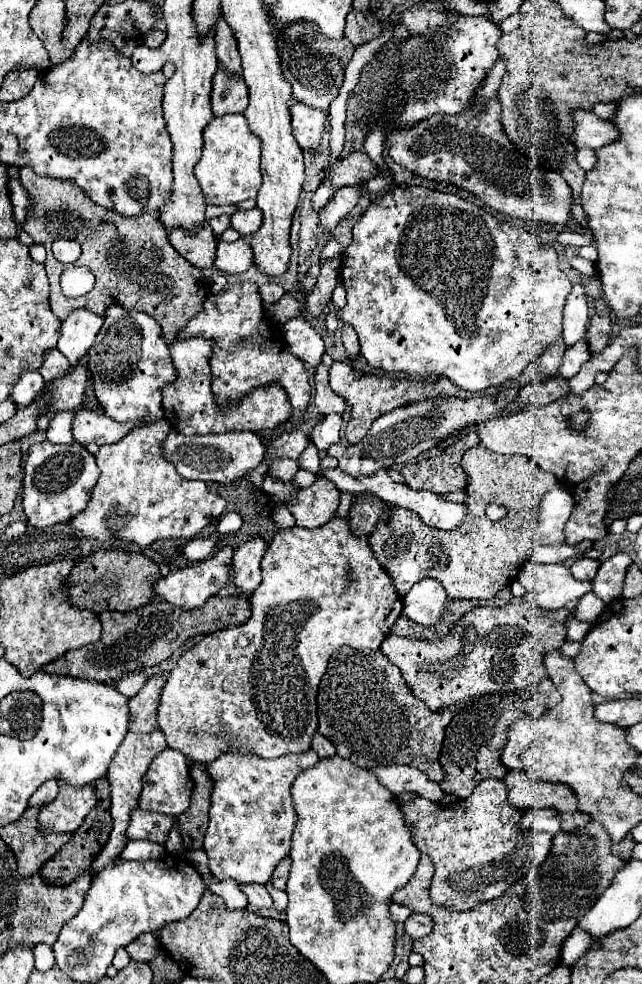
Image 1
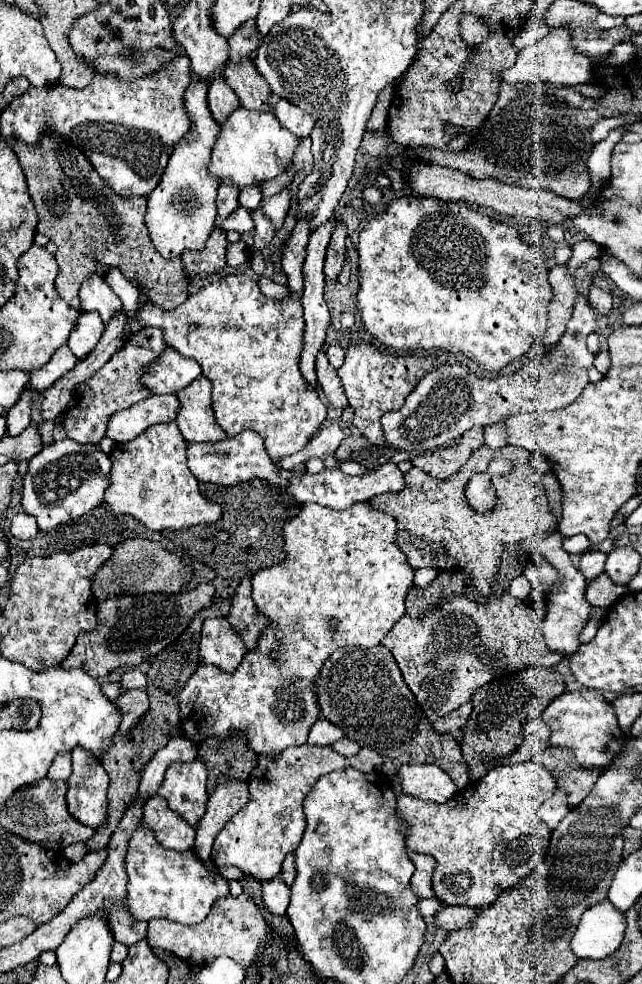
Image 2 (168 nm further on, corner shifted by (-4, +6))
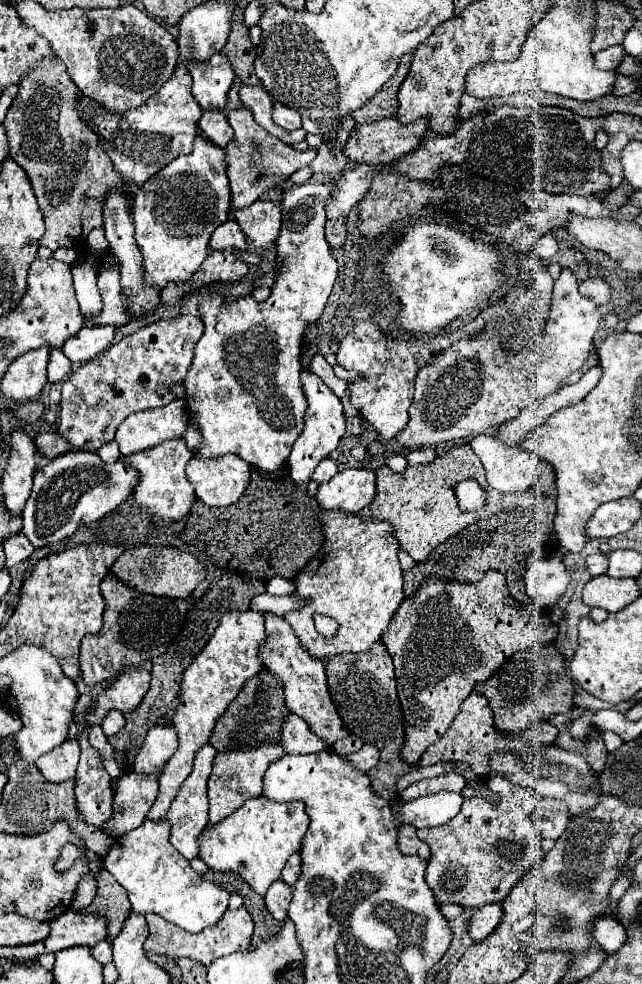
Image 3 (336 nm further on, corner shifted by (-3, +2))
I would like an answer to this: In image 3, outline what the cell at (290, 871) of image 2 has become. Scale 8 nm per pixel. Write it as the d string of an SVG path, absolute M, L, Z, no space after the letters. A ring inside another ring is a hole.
M294 853L294 855L286 861L286 867L284 867L284 871L282 871L282 881L292 887L292 885L296 883L298 875L300 875L300 855Z

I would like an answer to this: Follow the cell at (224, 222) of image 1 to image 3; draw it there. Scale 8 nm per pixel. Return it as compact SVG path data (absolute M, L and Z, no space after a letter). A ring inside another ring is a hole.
M240 107L236 111L228 111L226 113L232 129L234 129L234 139L226 145L226 155L228 155L228 179L230 179L230 191L232 191L232 199L230 199L230 209L238 211L248 207L252 201L260 199L266 191L276 189L288 175L292 175L296 169L306 167L316 151L306 149L306 151L294 151L290 145L282 143L280 139L272 137L270 133L266 133L256 121L250 109ZM252 143L260 143L260 147L264 147L264 151L260 151L260 155L256 157L256 151L252 151Z

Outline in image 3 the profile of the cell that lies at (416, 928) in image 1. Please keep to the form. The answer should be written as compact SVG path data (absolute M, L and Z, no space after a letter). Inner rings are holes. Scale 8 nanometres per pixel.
M492 903L492 905L484 905L480 907L476 913L472 913L472 917L468 919L468 935L474 941L482 941L486 939L494 927L500 923L502 919L502 905Z

